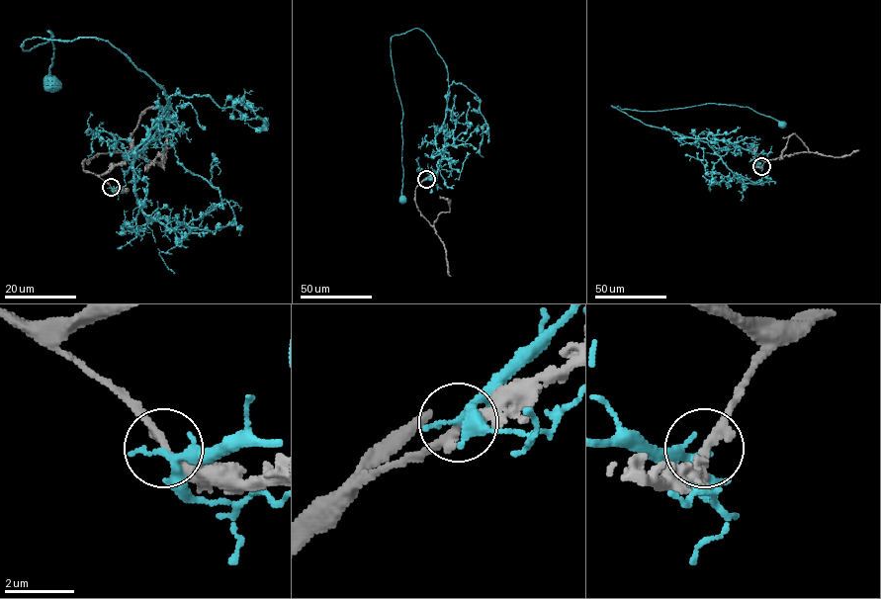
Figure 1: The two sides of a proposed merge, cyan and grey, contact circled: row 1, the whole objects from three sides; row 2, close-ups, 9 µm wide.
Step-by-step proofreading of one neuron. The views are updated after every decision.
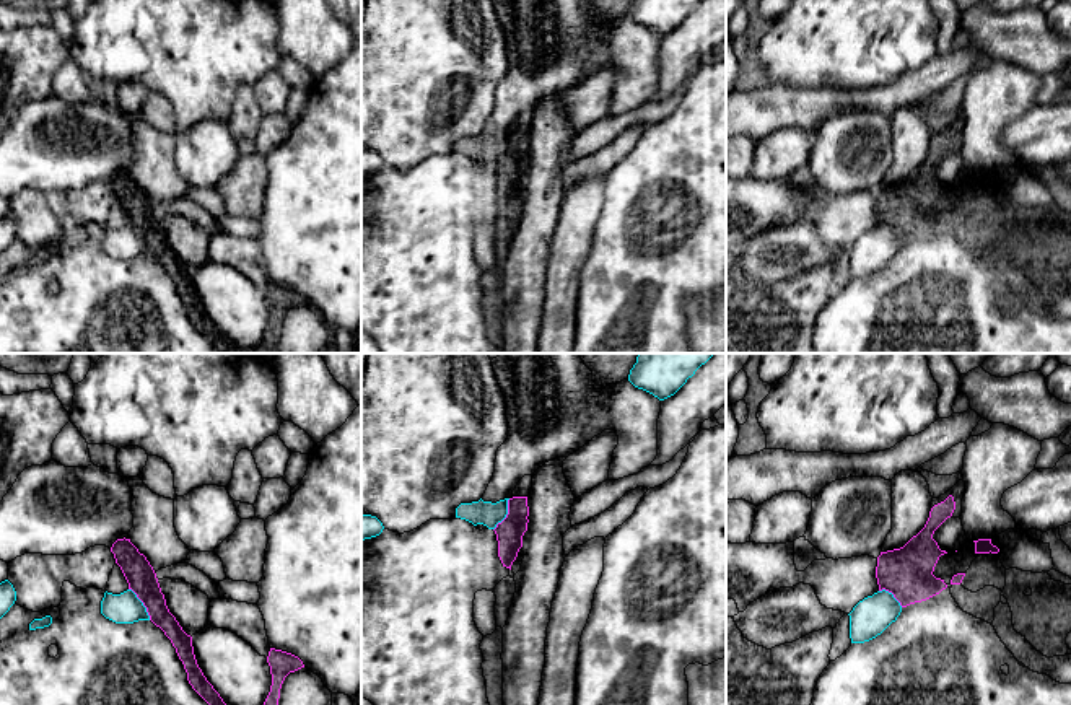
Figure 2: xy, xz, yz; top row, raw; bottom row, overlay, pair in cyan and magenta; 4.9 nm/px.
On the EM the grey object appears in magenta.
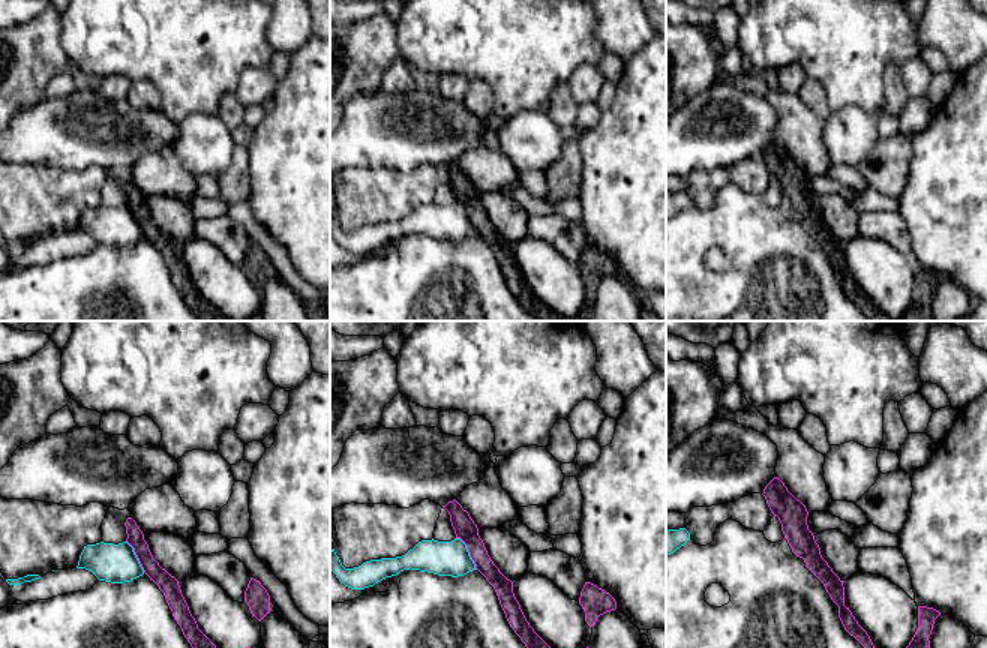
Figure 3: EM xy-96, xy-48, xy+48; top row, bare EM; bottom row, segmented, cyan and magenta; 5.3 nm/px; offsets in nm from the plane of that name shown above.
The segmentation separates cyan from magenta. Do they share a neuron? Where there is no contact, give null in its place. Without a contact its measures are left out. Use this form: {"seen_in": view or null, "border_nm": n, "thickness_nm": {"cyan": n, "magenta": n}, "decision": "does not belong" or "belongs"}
{"seen_in": "xy", "border_nm": 190, "thickness_nm": {"cyan": 160, "magenta": 150}, "decision": "does not belong"}

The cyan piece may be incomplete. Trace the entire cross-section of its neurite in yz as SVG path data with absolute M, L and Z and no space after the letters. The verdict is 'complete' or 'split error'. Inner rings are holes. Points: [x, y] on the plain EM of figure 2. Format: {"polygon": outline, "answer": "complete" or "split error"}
{"polygon": "M882 225L859 236L850 251L851 278L864 278L881 270L902 247L892 228Z", "answer": "complete"}

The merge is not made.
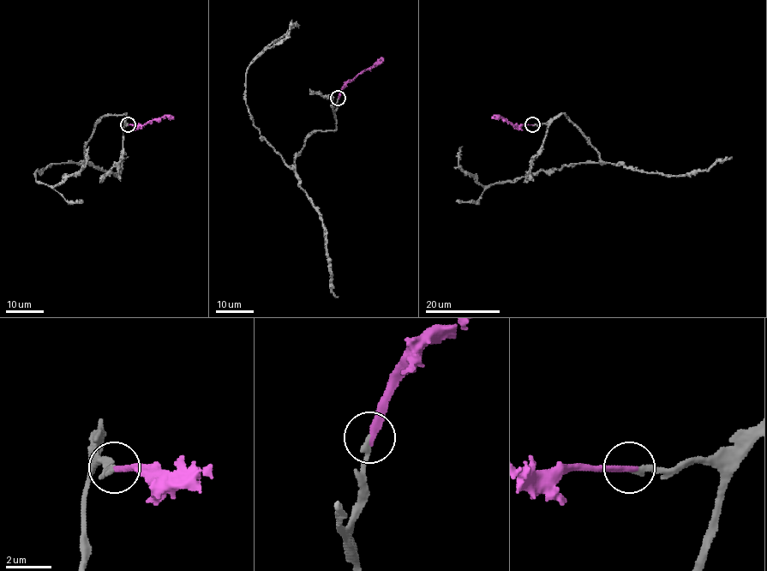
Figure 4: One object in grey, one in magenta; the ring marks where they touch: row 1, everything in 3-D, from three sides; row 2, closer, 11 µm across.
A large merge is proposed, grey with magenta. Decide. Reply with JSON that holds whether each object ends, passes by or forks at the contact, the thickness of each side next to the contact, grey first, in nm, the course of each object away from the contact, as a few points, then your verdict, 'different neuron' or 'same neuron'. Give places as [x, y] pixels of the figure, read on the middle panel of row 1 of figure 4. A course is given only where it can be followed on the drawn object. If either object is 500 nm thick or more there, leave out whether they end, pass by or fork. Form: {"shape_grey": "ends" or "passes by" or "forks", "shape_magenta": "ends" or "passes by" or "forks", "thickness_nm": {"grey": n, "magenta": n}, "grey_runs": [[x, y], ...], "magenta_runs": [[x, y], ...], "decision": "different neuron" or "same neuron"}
{"shape_grey": "ends", "shape_magenta": "ends", "thickness_nm": {"grey": 200, "magenta": 300}, "grey_runs": [[338, 98], [335, 129], [310, 135], [293, 165], [254, 124], [245, 101], [247, 67], [295, 24], [298, 28]], "magenta_runs": [[338, 98], [340, 90], [348, 82], [375, 66], [384, 58]], "decision": "same neuron"}

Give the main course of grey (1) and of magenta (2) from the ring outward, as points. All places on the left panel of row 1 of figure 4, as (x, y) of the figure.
1: (128, 125), (125, 113), (105, 115), (83, 160), (52, 163), (35, 180), (56, 185), (74, 175), (88, 147)
2: (128, 125), (145, 125), (165, 117), (174, 118)

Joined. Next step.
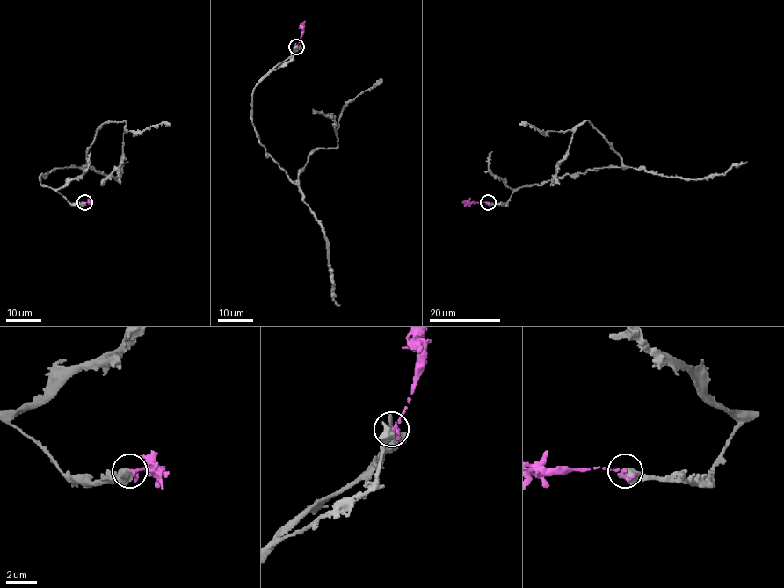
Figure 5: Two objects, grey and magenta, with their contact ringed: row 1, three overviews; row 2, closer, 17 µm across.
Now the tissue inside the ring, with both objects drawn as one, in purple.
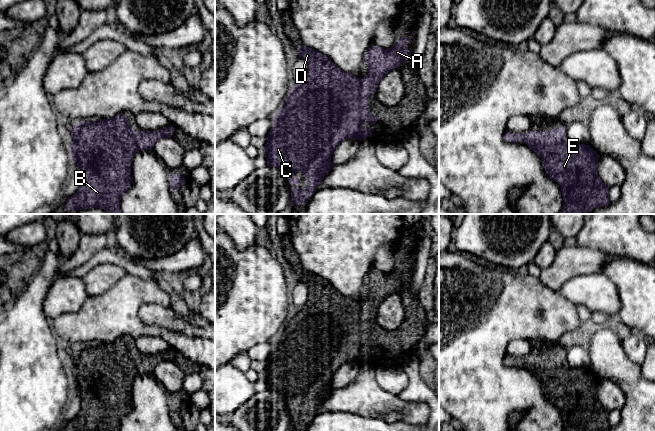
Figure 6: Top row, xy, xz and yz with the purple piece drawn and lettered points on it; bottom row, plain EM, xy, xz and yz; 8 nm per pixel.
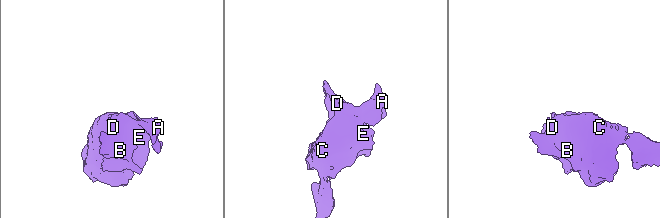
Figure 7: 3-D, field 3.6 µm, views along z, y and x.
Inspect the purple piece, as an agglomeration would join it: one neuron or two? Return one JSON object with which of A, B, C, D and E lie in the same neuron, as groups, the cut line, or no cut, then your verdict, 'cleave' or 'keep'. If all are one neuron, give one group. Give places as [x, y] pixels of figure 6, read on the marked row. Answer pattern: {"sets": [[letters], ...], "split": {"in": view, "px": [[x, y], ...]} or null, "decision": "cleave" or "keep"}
{"sets": [["A", "B", "C", "D", "E"]], "split": null, "decision": "keep"}

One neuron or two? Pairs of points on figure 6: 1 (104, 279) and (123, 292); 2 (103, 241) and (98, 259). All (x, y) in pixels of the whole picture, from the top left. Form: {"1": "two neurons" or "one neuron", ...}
{"1": "two neurons", "2": "two neurons"}

